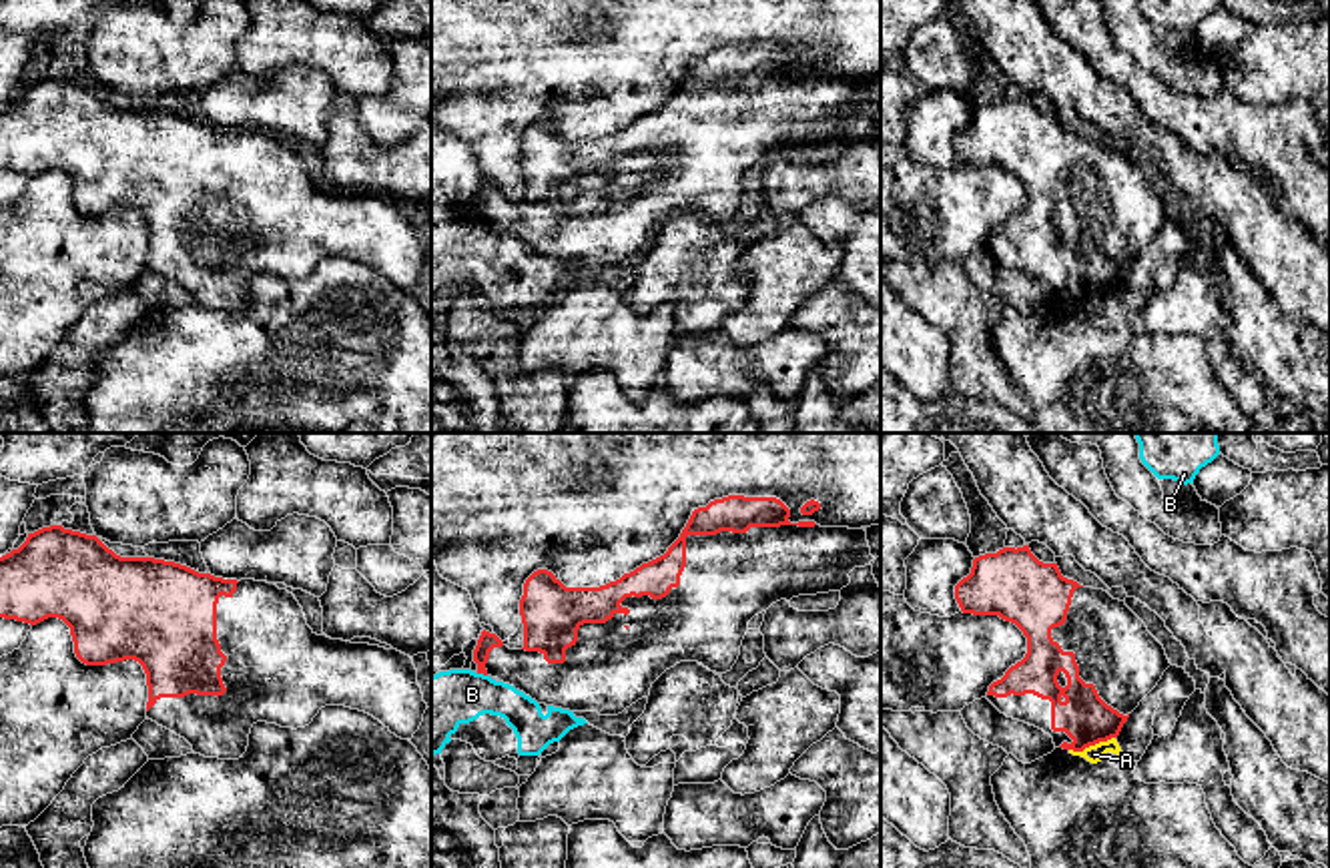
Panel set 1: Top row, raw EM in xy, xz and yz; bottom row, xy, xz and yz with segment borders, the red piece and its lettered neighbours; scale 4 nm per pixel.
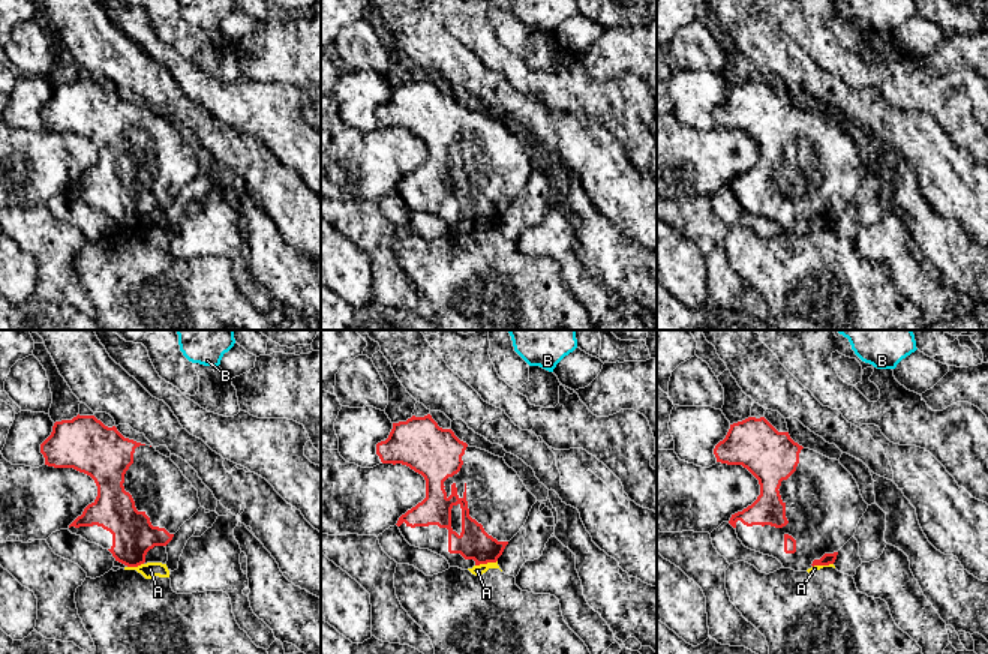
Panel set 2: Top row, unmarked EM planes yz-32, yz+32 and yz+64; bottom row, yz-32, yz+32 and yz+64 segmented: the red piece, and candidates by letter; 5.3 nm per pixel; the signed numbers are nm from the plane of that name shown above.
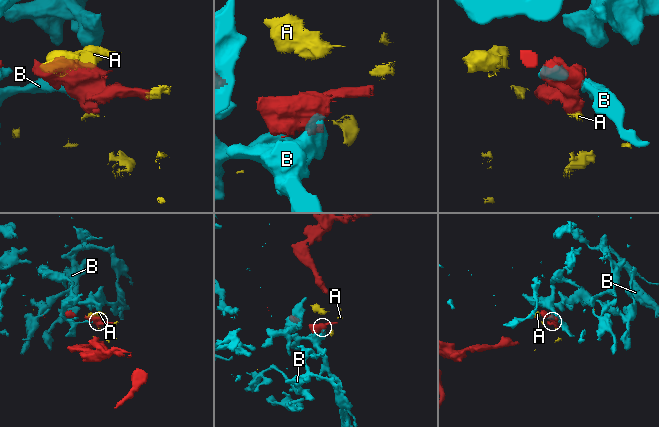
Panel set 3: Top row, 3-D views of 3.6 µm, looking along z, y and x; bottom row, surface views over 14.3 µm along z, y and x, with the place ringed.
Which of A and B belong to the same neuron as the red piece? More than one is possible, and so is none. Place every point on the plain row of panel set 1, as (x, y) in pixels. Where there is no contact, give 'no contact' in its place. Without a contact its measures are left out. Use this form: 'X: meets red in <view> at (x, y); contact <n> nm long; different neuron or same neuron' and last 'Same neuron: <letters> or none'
A: meets red in yz at (1092, 295); contact 190 nm long; different neuron
B: meets red in xz at (482, 223); contact 40 nm long; different neuron
Same neuron: none

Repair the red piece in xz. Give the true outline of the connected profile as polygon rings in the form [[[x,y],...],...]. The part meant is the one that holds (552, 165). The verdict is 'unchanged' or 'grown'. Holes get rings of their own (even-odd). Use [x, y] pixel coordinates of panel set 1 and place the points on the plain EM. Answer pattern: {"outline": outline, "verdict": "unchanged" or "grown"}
{"outline": [[[728,46],[692,62],[668,102],[600,138],[566,138],[538,120],[524,134],[524,198],[510,200],[481,182],[473,200],[477,225],[514,237],[538,255],[618,267],[650,247],[652,235],[680,212],[726,225],[740,206],[748,172],[772,154],[841,142],[849,124],[875,108],[865,80],[790,74],[776,48]]], "verdict": "grown"}

